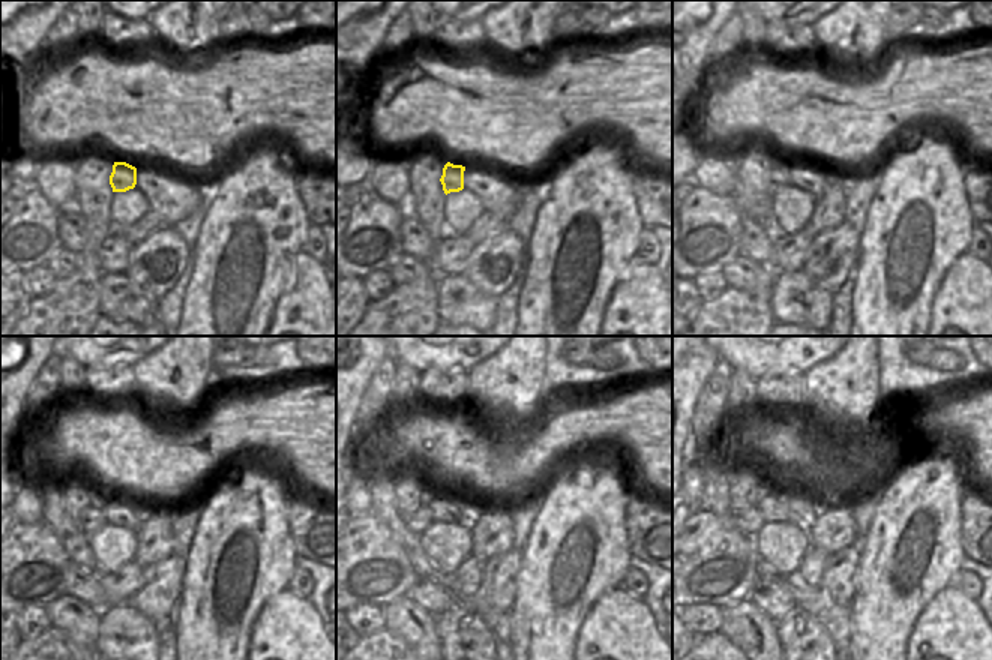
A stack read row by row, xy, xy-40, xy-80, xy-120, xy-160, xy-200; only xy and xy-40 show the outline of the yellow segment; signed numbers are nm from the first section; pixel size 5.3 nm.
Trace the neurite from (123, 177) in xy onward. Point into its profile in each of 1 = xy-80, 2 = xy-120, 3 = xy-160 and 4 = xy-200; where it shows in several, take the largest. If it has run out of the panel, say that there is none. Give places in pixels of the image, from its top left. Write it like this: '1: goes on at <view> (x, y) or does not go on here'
1: goes on at xy-80 (779, 174)
2: goes on at xy-120 (92, 518)
3: goes on at xy-160 (419, 521)
4: goes on at xy-200 (748, 522)

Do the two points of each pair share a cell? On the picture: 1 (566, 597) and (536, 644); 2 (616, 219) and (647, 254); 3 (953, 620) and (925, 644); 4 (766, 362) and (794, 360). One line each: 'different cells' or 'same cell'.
1: same cell
2: different cells
3: same cell
4: same cell

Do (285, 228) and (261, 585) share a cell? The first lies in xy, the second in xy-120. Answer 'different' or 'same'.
same

